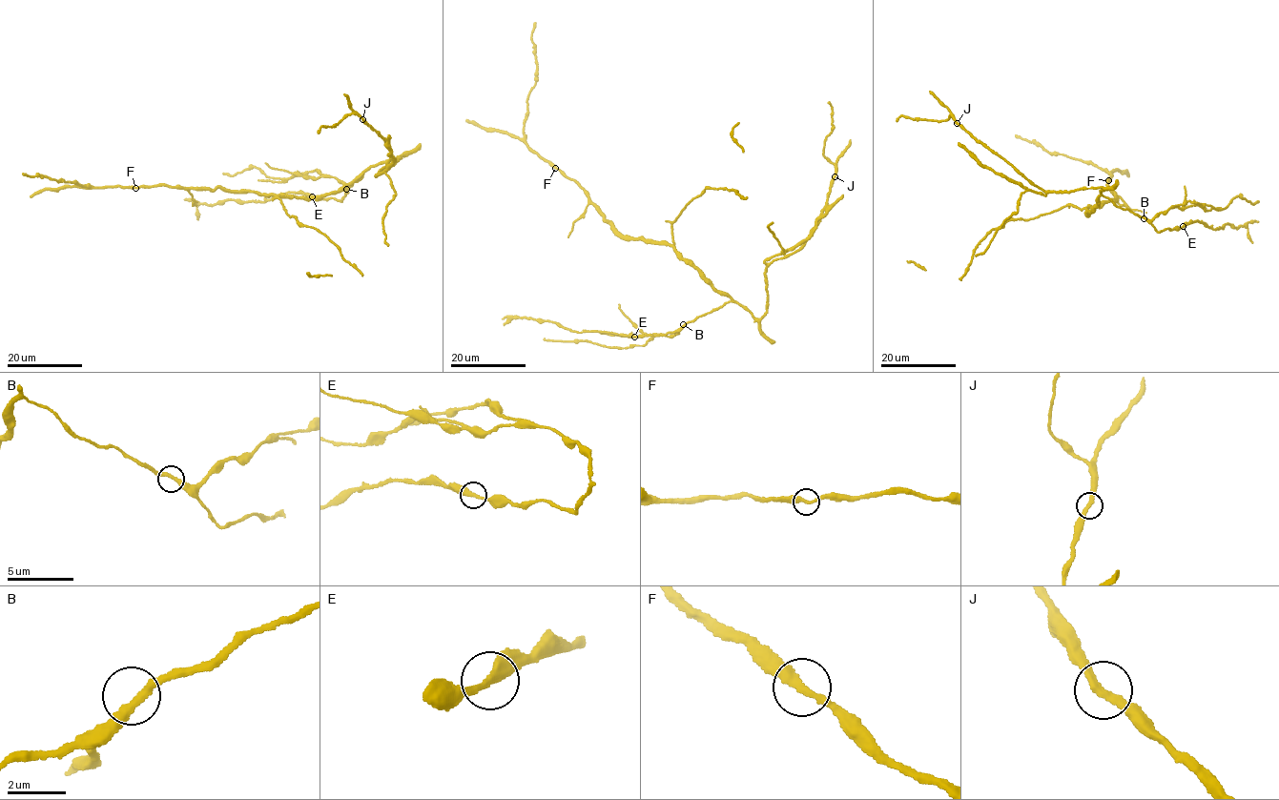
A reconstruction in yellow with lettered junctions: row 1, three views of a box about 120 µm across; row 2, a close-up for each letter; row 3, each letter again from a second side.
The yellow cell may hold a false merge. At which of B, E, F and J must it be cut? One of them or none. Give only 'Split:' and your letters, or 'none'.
Split: none

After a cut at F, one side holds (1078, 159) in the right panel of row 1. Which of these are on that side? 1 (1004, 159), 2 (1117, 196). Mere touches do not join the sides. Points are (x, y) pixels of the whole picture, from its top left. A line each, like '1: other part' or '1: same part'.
1: other part
2: other part

